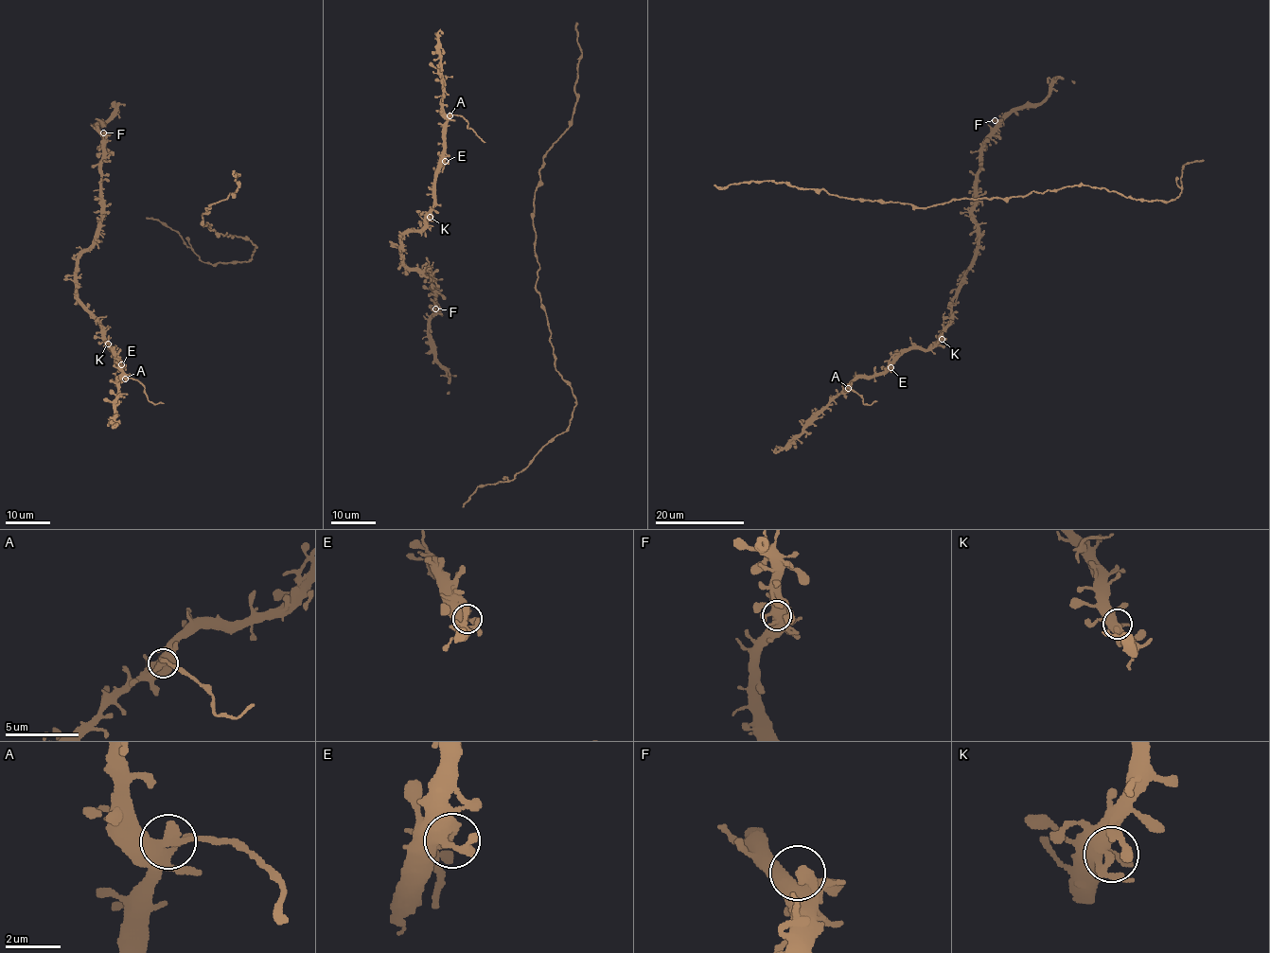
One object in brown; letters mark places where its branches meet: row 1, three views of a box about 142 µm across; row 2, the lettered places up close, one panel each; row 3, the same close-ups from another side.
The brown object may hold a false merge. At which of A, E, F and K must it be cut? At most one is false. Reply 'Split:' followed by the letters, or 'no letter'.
Split: A

